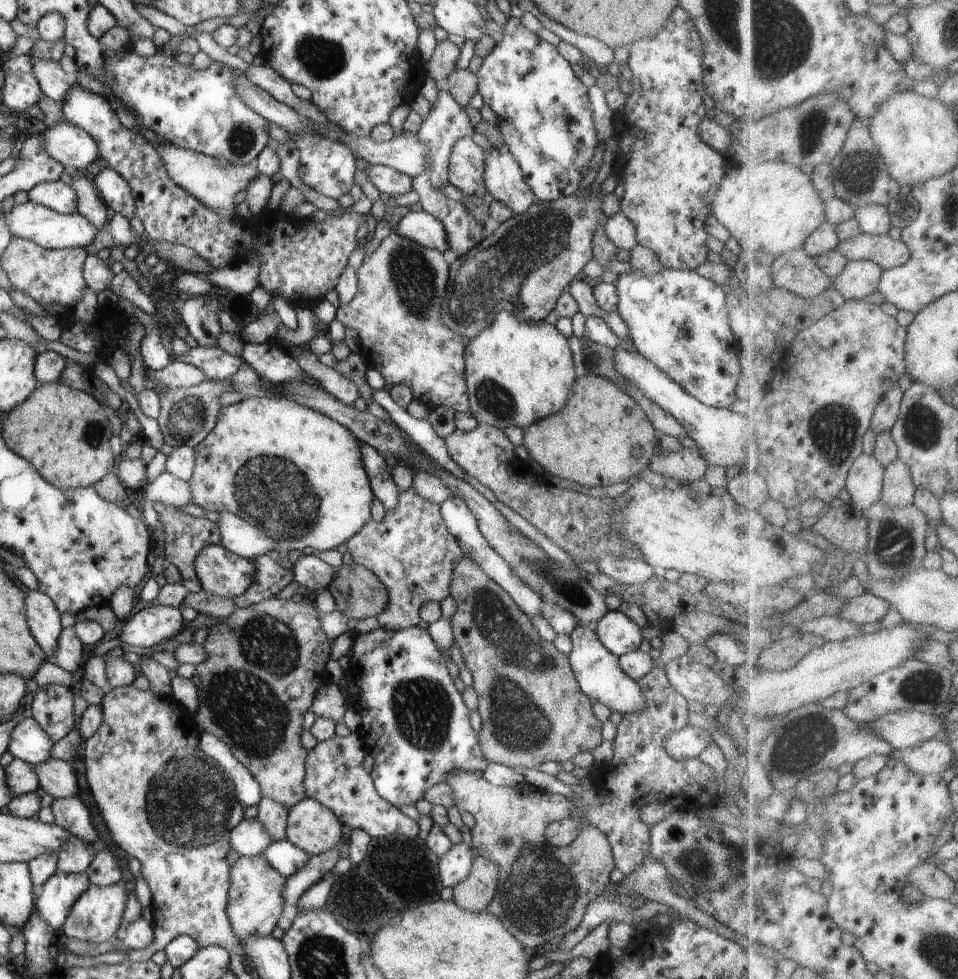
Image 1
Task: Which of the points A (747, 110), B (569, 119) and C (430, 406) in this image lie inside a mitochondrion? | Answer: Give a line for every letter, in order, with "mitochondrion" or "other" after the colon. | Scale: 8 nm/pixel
A: other
B: mitochondrion
C: other

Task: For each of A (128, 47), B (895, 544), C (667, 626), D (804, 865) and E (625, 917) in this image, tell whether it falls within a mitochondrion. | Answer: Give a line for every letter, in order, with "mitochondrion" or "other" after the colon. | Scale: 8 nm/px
A: other
B: mitochondrion
C: other
D: other
E: other

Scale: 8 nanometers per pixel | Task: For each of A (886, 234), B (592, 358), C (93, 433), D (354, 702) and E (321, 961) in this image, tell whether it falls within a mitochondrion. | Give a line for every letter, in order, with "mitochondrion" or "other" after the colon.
A: other
B: mitochondrion
C: mitochondrion
D: other
E: mitochondrion

